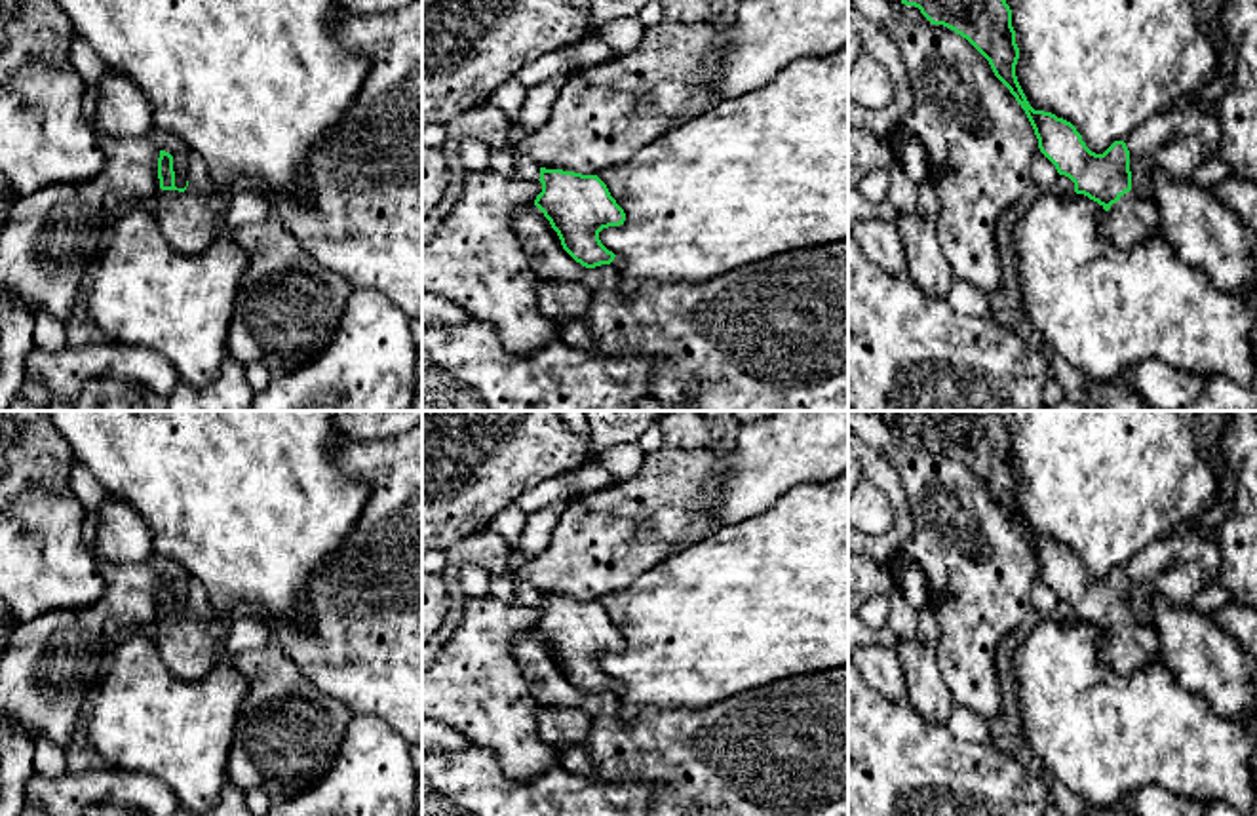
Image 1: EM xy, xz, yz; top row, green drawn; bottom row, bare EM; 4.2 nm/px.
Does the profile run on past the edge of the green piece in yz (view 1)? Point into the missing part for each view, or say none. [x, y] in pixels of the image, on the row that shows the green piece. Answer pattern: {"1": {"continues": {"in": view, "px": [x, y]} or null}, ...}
{"1": {"continues": {"in": "yz", "px": [1132, 219]}}}

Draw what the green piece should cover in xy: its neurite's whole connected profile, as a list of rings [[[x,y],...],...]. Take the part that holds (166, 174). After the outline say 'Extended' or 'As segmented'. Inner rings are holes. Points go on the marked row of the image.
[[[160,150],[160,192],[154,213],[164,238],[179,251],[196,255],[207,249],[221,232],[222,213],[234,188],[211,181],[205,162],[198,152],[188,152],[186,186],[175,186],[173,156]]]. Extended

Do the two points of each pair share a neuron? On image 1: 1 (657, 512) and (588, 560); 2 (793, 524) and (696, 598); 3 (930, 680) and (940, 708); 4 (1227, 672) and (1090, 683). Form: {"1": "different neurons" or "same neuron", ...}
{"1": "same neuron", "2": "same neuron", "3": "same neuron", "4": "different neurons"}

